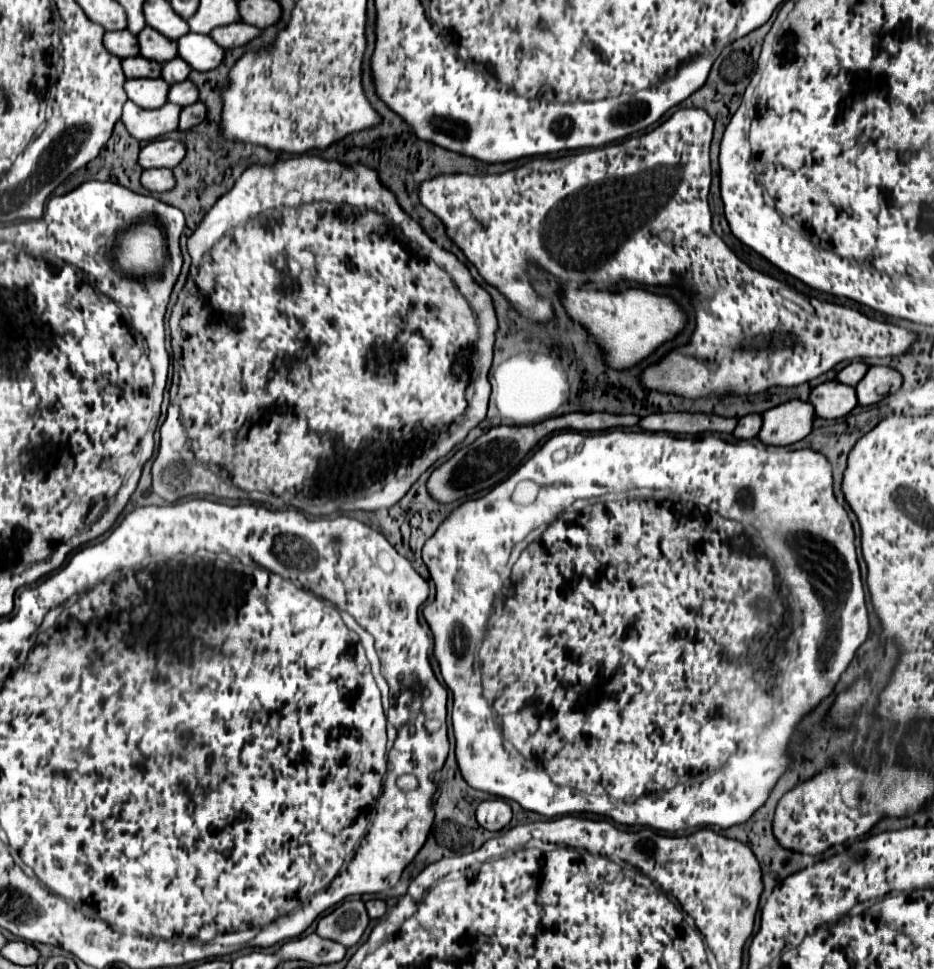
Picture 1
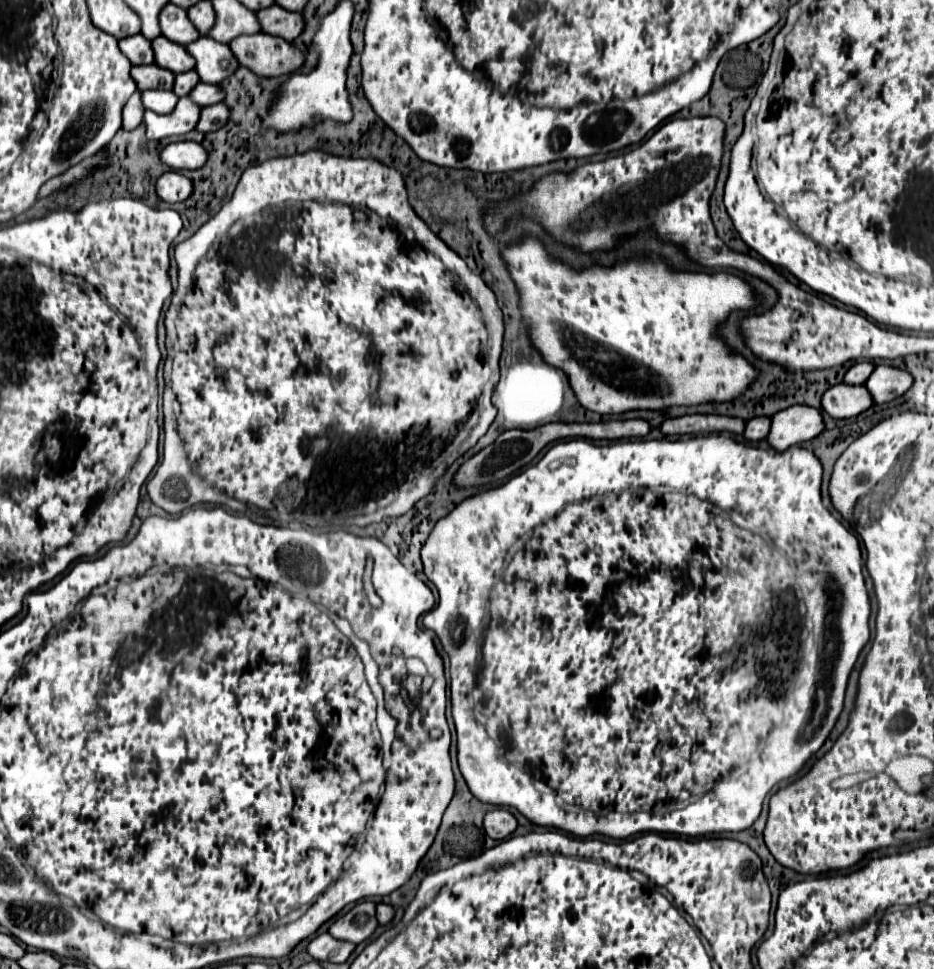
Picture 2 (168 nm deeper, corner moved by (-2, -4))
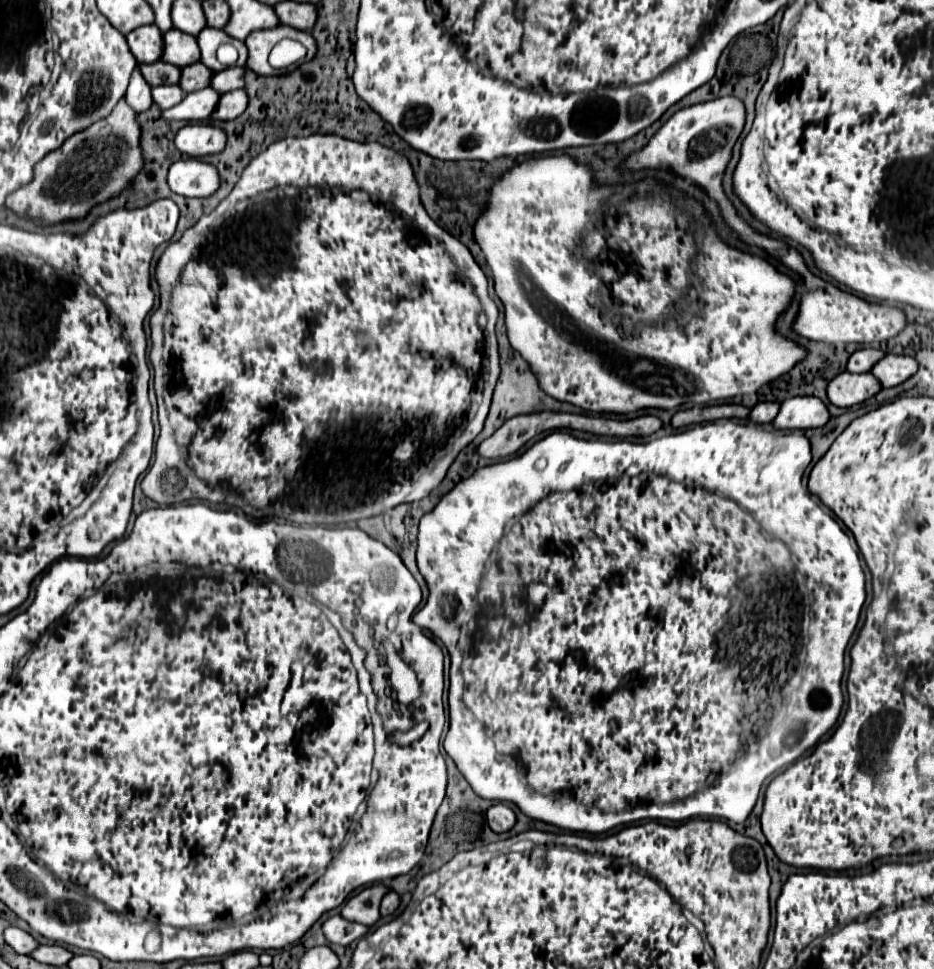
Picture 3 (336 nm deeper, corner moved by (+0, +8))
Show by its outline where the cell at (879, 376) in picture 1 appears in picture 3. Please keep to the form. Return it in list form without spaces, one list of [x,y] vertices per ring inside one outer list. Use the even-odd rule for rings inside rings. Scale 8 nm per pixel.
[[[886,355],[872,369],[872,375],[878,377],[882,387],[896,387],[910,379],[918,371],[918,363],[908,355]]]

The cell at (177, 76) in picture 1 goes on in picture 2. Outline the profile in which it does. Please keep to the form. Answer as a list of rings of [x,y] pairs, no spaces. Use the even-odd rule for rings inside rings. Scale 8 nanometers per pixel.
[[[192,69],[192,71],[186,71],[186,73],[180,73],[180,75],[176,75],[176,79],[174,79],[174,93],[178,95],[178,97],[184,97],[184,95],[188,95],[190,91],[192,91],[192,87],[196,85],[200,81],[200,77],[198,77],[198,73]]]

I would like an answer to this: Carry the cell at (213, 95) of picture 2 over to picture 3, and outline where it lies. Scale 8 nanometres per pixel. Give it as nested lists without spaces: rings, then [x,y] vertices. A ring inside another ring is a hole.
[[[238,65],[226,67],[224,71],[214,73],[210,87],[216,89],[218,93],[228,93],[228,91],[240,89],[240,87],[244,87],[244,81],[242,81],[244,71],[246,71],[246,69],[244,69],[244,67],[238,67]]]

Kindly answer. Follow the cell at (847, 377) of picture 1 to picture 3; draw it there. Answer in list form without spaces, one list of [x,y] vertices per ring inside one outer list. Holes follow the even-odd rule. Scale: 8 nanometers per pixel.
[[[858,349],[848,359],[848,371],[850,373],[866,373],[870,371],[886,353],[880,349]]]

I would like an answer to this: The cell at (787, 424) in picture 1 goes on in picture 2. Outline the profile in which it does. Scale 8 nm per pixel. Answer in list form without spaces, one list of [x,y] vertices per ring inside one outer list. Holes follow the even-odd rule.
[[[792,405],[772,417],[772,427],[766,439],[776,451],[786,451],[792,445],[814,439],[822,433],[822,429],[824,423],[818,409],[808,405]]]

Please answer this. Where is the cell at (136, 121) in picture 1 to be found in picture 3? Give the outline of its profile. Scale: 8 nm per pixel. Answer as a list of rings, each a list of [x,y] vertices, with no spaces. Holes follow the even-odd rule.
[[[200,89],[194,93],[186,93],[182,103],[162,113],[164,119],[186,119],[186,121],[204,121],[210,119],[214,107],[218,105],[218,93],[214,89]]]

